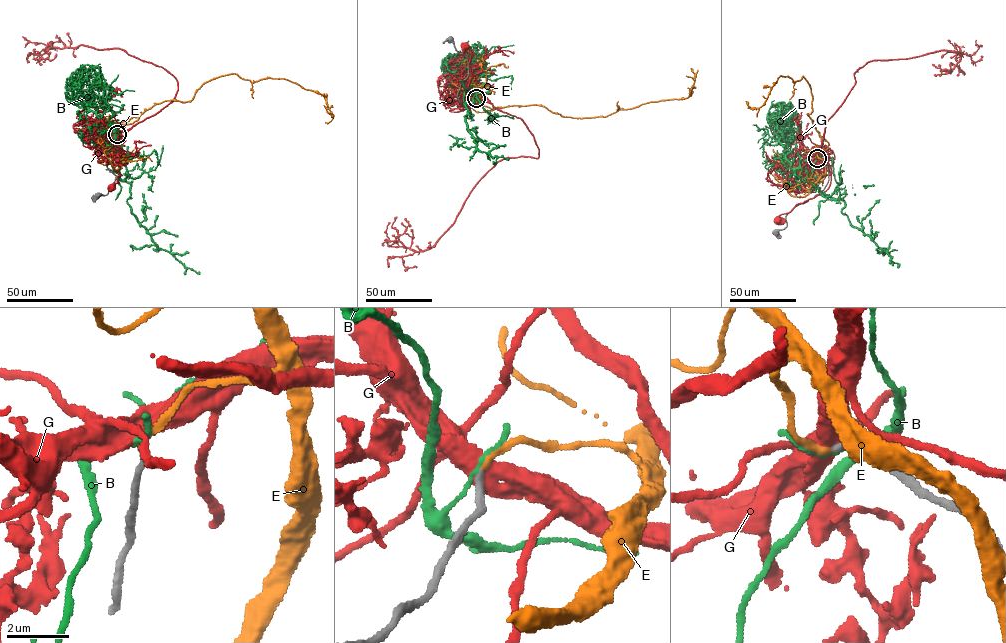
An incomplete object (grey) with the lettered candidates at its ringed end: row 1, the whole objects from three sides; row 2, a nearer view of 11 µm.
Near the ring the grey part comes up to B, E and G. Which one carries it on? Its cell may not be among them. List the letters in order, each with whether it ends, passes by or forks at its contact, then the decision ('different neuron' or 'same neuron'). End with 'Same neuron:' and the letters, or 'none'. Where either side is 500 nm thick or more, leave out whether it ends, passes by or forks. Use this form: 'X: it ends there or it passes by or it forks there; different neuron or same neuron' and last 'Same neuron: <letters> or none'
B: it passes by; different neuron
E: it ends there; same neuron
G: different neuron
Same neuron: E

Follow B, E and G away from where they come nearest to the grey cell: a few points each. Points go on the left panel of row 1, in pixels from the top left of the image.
B: (117, 134), (114, 145), (120, 161), (119, 175), (130, 184), (127, 200), (131, 211), (158, 248), (199, 274)
E: (117, 134), (117, 123), (191, 100), (205, 82), (233, 74), (317, 91), (333, 117), (324, 105)
G: (117, 134), (121, 133), (121, 137), (114, 146), (112, 165), (120, 175), (112, 187)

